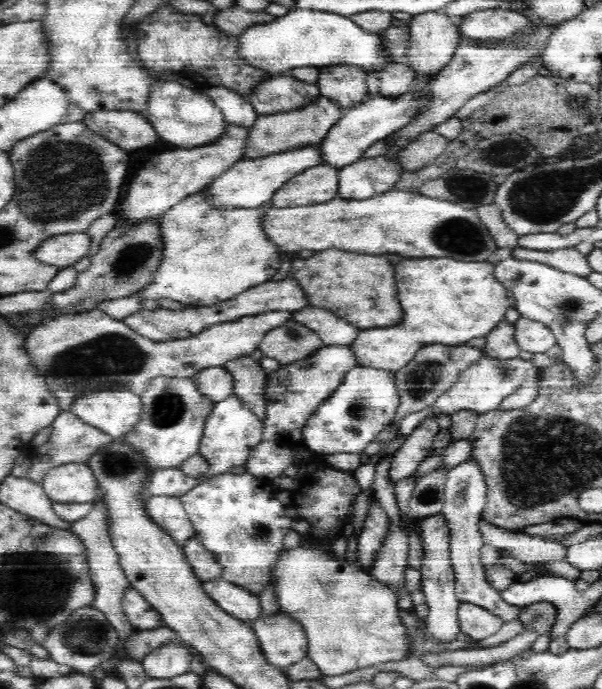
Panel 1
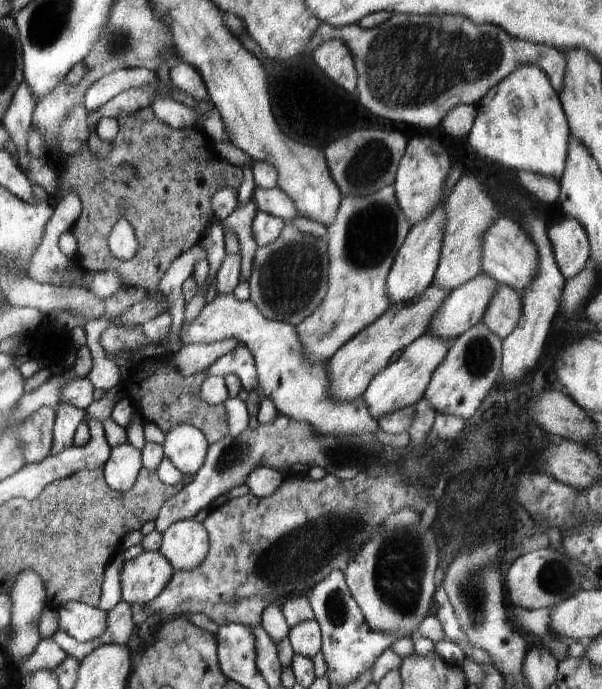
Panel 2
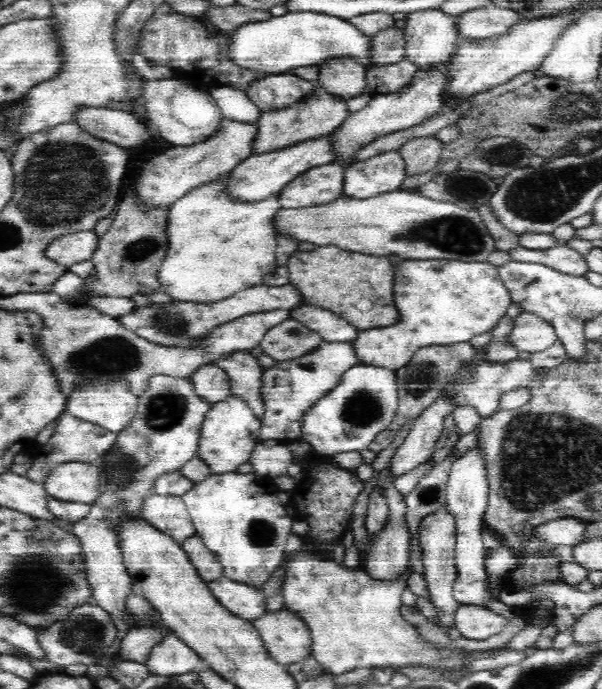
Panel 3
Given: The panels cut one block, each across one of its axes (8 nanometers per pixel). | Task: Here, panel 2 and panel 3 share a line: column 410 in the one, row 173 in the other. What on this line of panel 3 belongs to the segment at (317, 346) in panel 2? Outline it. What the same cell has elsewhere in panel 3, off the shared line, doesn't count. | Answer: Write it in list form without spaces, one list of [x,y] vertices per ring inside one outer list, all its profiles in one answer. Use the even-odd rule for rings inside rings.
[[[225,173],[218,176],[218,178],[214,178],[212,181],[208,181],[206,184],[198,185],[198,188],[192,188],[190,192],[186,192],[184,196],[174,201],[174,204],[170,207],[169,227],[166,228],[166,233],[169,234],[170,238],[170,248],[168,248],[168,254],[158,272],[160,287],[156,287],[156,290],[150,294],[164,293],[173,300],[176,299],[190,303],[216,303],[230,296],[235,296],[238,292],[246,290],[246,288],[261,285],[264,277],[267,274],[272,274],[278,268],[275,256],[278,242],[276,241],[276,231],[274,231],[274,228],[277,227],[277,212],[284,209],[280,203],[280,194],[275,193],[272,196],[264,198],[264,200],[233,200],[233,197],[229,196],[229,192],[225,190],[226,186],[228,186],[228,176],[229,173]]]

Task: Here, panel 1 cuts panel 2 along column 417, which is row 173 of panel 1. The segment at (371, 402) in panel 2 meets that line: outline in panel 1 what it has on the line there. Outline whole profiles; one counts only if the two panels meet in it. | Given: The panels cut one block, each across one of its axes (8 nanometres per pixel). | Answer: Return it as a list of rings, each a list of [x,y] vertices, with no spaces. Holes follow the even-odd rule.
[[[390,156],[362,157],[356,162],[343,166],[338,170],[338,195],[344,199],[365,199],[384,192],[391,191],[394,184],[400,180],[405,170],[400,160],[390,159]]]

